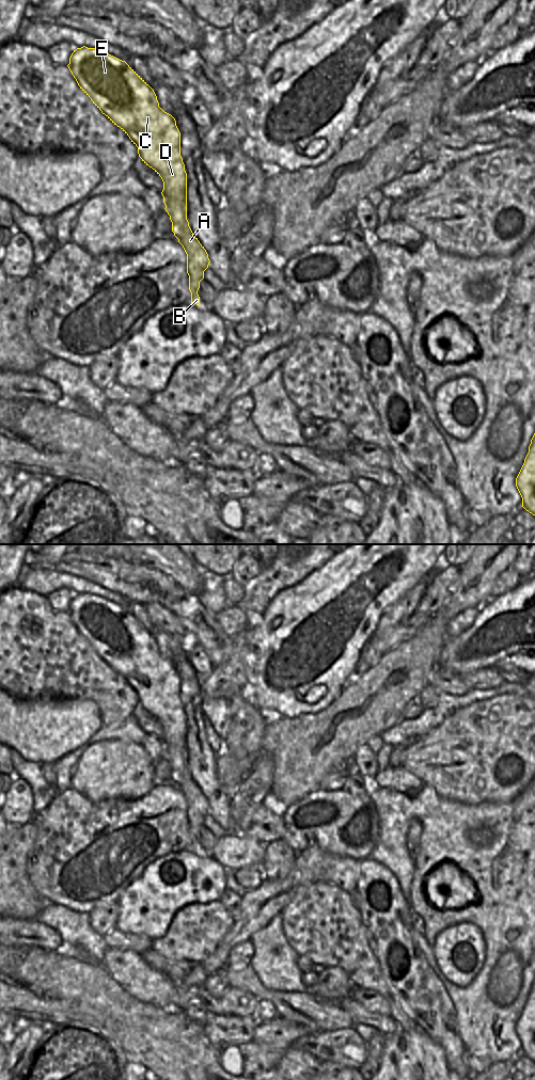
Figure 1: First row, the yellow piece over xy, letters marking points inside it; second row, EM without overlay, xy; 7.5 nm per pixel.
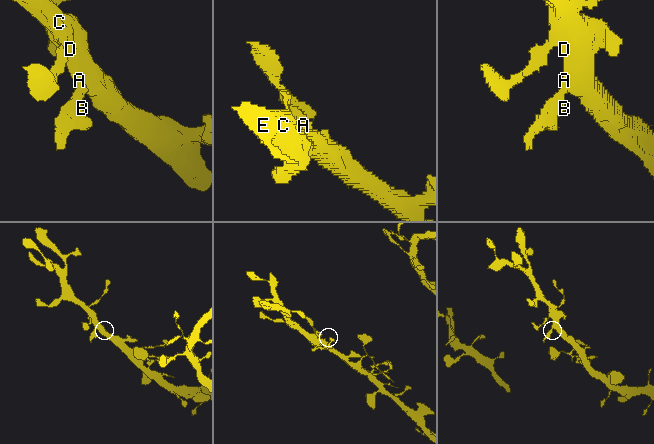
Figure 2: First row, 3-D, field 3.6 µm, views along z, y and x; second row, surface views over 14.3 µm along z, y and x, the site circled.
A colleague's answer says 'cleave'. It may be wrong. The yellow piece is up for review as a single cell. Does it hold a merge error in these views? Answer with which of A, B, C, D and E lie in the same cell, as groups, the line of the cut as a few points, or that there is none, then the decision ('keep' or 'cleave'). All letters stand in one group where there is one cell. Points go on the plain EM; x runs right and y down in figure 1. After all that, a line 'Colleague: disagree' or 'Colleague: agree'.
groups A B C D E; cut none; keep
Colleague: disagree

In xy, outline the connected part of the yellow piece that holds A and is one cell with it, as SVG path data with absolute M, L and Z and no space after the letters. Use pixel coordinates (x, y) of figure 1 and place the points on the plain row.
M83 592L74 597L67 613L80 635L103 661L129 683L138 694L142 708L161 724L164 756L170 762L172 778L187 800L191 851L200 852L198 837L210 807L187 766L187 719L180 702L180 679L175 665L159 653L154 636L125 607Z

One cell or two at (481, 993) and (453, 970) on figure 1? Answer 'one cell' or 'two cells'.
two cells

